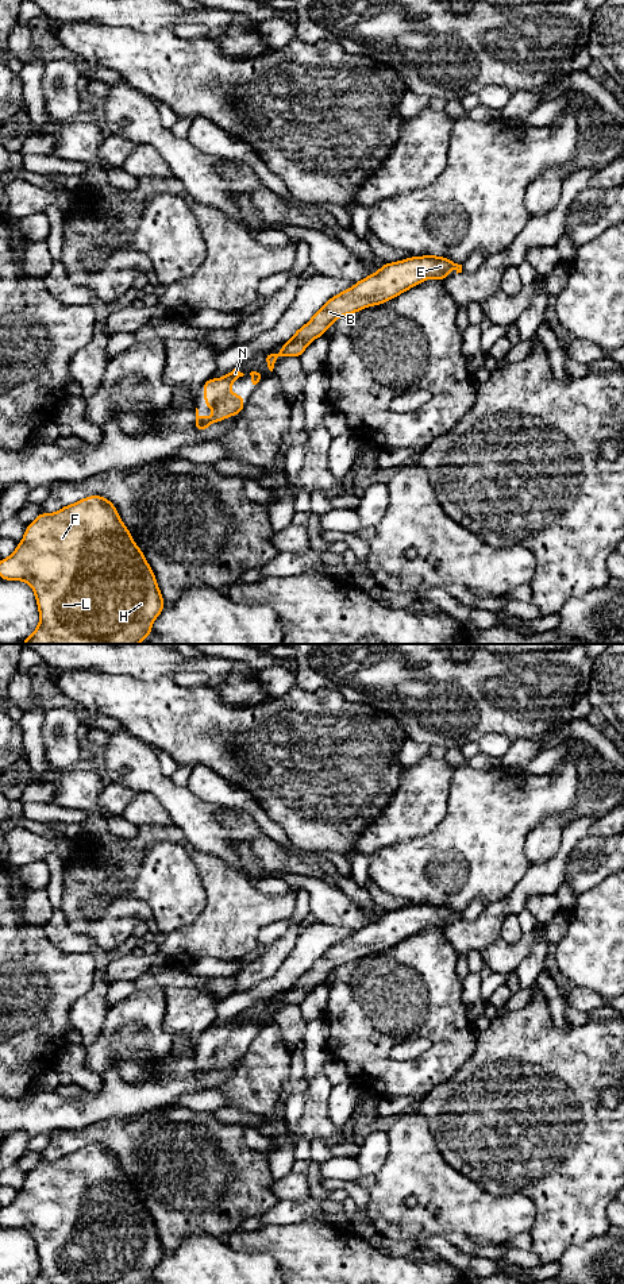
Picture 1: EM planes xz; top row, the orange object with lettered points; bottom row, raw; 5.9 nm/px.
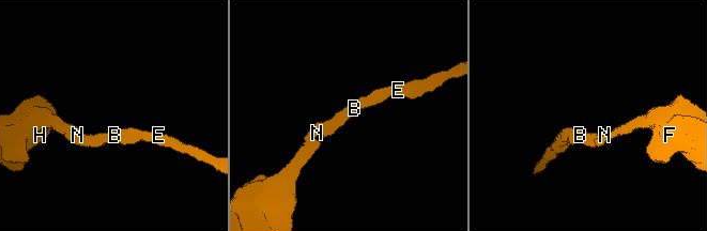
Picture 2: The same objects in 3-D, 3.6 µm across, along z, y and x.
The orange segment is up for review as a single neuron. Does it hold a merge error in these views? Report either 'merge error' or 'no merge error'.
no merge error

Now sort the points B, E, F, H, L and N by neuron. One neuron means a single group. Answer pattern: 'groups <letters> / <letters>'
groups B E F H L N

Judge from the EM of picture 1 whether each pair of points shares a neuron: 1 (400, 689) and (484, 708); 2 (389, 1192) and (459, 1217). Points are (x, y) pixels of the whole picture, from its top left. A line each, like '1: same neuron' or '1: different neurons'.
1: same neuron
2: same neuron

